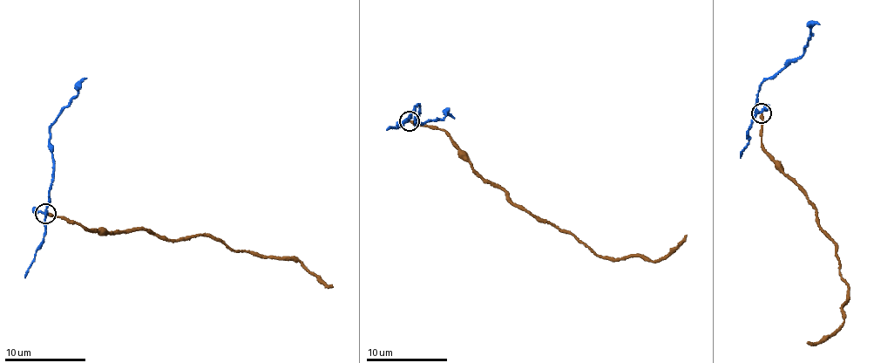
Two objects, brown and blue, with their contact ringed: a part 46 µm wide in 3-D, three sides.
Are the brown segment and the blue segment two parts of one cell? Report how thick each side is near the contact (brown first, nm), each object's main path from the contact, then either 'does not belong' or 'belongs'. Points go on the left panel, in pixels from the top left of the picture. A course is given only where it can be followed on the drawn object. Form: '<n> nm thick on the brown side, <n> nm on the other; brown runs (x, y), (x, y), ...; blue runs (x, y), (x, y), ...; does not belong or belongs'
260 nm thick on the brown side, 180 nm on the other; brown runs (46, 213), (117, 232), (141, 228), (175, 240), (210, 236), (233, 249), (295, 258), (332, 285); blue runs (44, 213), (47, 210), (53, 151), (50, 144), (50, 125), (77, 95), (77, 88), (85, 78); does not belong

